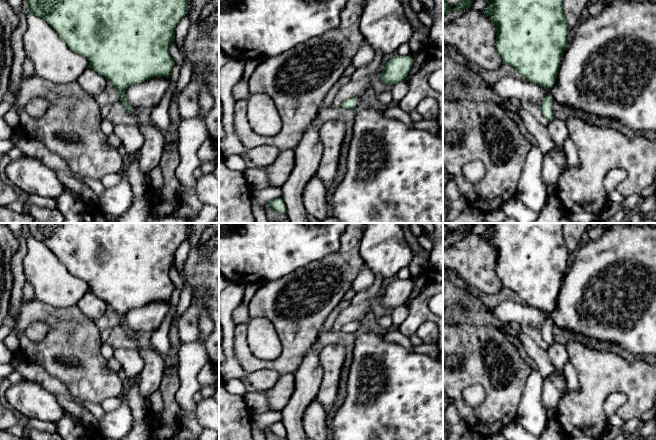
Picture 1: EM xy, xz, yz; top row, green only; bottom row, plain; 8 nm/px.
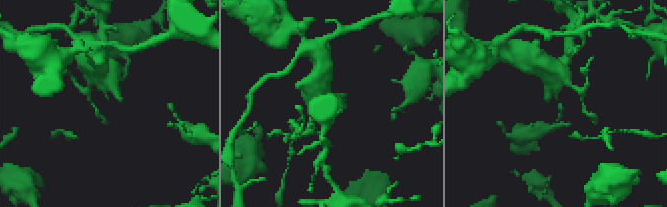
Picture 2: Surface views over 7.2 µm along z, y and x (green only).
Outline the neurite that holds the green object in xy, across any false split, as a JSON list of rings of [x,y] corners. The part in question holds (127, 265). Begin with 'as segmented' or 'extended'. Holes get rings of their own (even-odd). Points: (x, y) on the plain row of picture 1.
extended; [[[27,223],[30,237],[44,243],[58,260],[75,277],[84,280],[89,290],[99,299],[105,301],[118,314],[119,324],[128,337],[139,345],[137,349],[144,360],[144,368],[139,374],[138,392],[143,398],[158,391],[162,381],[165,363],[160,351],[152,348],[148,341],[135,333],[126,323],[128,311],[149,304],[153,301],[170,302],[174,284],[169,277],[172,266],[175,266],[175,254],[178,247],[188,236],[191,223]]]

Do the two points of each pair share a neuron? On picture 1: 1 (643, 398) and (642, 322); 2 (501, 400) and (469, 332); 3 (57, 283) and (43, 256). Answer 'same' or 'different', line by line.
1: different
2: same
3: same

